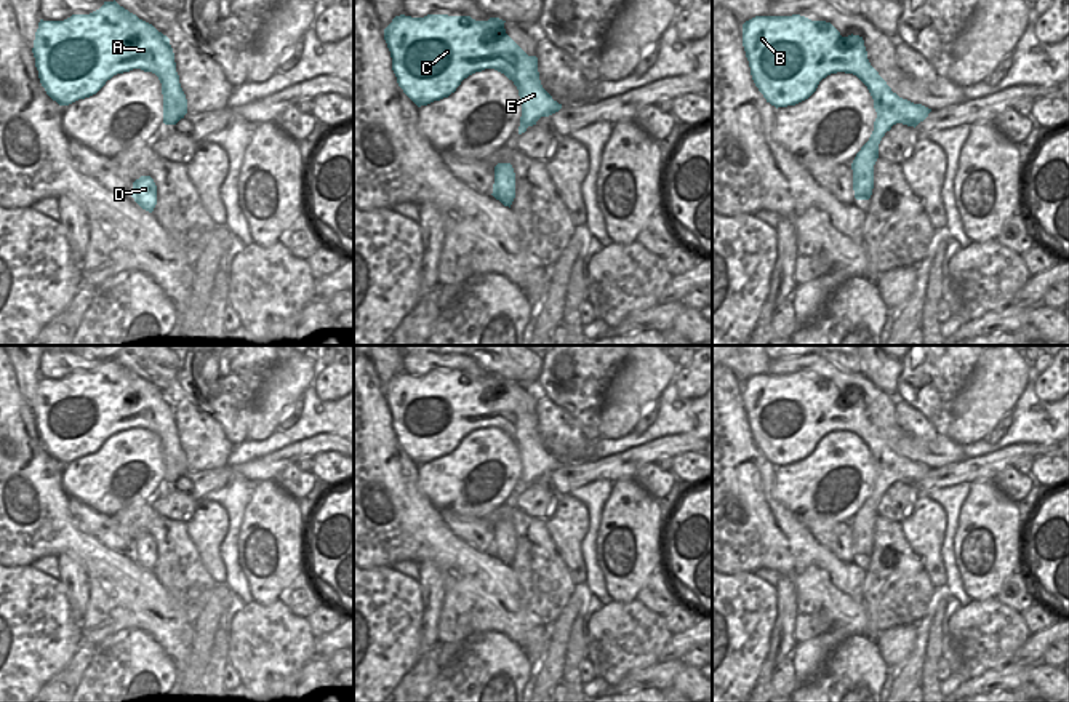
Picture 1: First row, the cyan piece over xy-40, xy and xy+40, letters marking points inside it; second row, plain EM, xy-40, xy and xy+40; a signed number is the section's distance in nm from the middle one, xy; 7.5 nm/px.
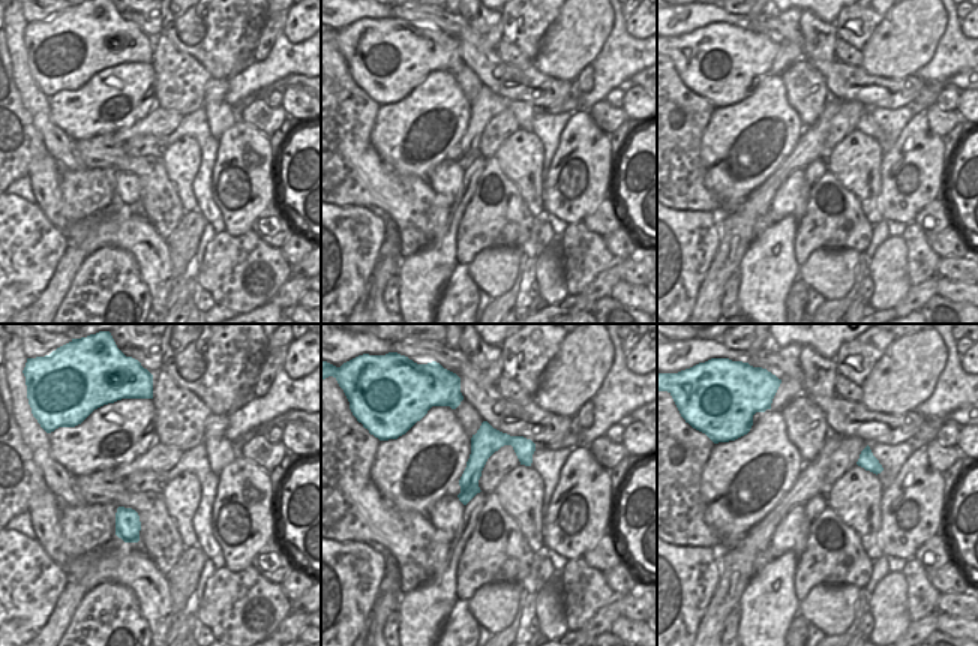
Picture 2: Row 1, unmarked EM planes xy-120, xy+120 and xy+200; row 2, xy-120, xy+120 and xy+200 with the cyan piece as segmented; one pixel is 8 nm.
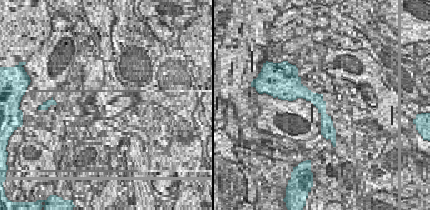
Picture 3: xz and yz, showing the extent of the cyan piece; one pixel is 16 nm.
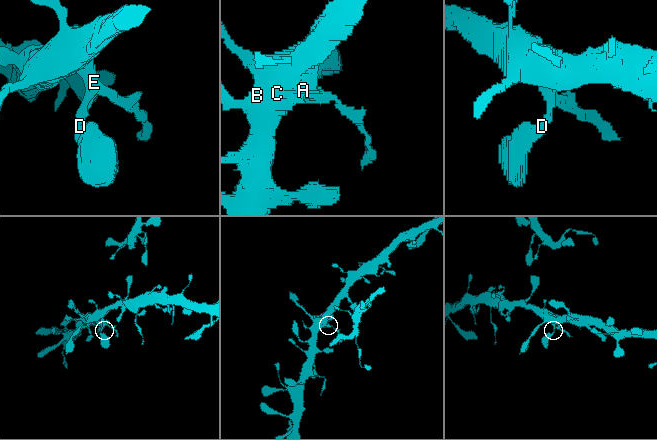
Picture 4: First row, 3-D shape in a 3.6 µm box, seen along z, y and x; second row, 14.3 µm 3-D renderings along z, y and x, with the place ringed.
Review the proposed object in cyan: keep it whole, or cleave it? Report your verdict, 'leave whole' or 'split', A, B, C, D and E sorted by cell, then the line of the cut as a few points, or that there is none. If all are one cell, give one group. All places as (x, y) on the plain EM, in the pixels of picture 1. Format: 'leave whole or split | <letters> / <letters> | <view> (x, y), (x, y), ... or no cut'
leave whole | A B C D E | no cut

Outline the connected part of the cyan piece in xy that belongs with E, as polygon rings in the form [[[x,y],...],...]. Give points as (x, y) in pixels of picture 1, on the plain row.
[[[427,373],[424,376],[395,374],[384,387],[384,398],[390,409],[392,429],[397,435],[398,445],[418,464],[427,464],[434,459],[448,456],[461,443],[464,437],[485,427],[494,427],[504,432],[518,448],[522,461],[522,475],[518,493],[525,491],[528,485],[536,483],[541,475],[549,475],[562,467],[562,462],[543,446],[538,430],[538,416],[528,414],[507,392],[504,381],[499,376],[488,379],[475,379],[470,374],[448,374],[448,373]]]

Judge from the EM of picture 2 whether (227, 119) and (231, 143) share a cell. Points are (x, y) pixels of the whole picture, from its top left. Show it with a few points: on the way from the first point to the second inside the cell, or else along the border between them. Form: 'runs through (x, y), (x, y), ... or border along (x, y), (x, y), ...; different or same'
border along (239, 119), (218, 138); different

